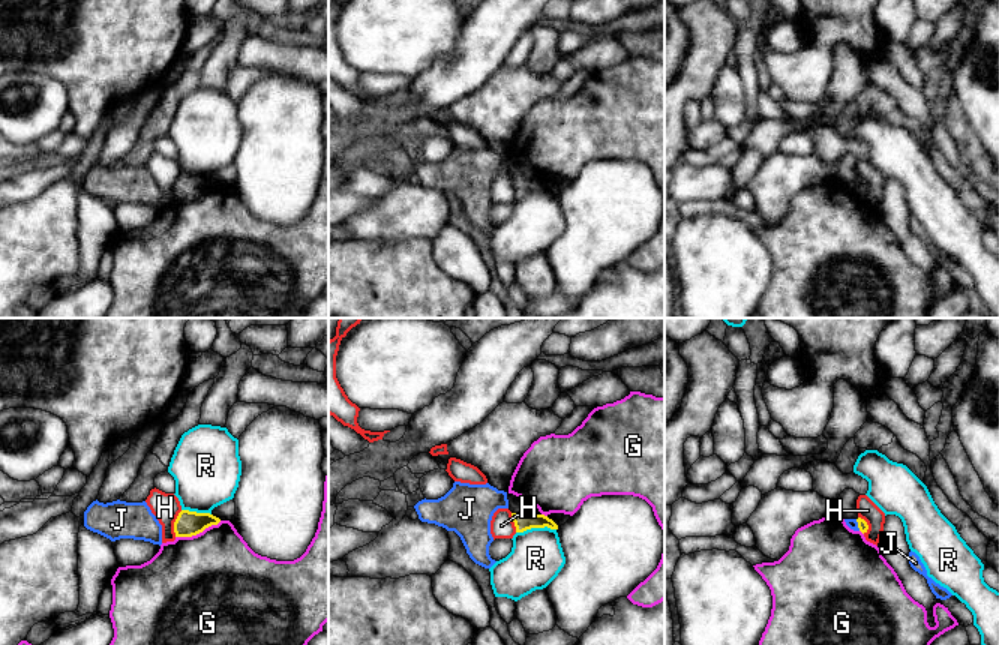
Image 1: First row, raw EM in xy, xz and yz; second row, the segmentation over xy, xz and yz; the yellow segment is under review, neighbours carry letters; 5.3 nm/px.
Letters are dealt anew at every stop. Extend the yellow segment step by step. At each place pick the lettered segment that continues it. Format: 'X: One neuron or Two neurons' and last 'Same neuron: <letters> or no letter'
G: Two neurons
H: Two neurons
J: Two neurons
R: Two neurons
Same neuron: no letter

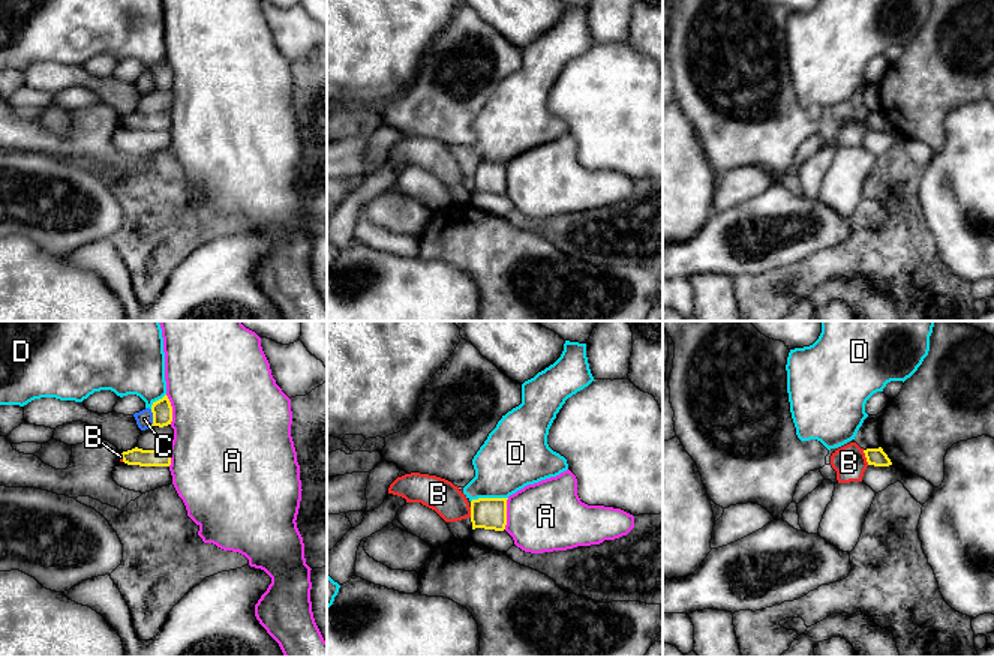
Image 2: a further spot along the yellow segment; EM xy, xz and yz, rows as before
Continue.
A: Two neurons
B: Two neurons
C: Two neurons
D: Two neurons
Same neuron: no letter

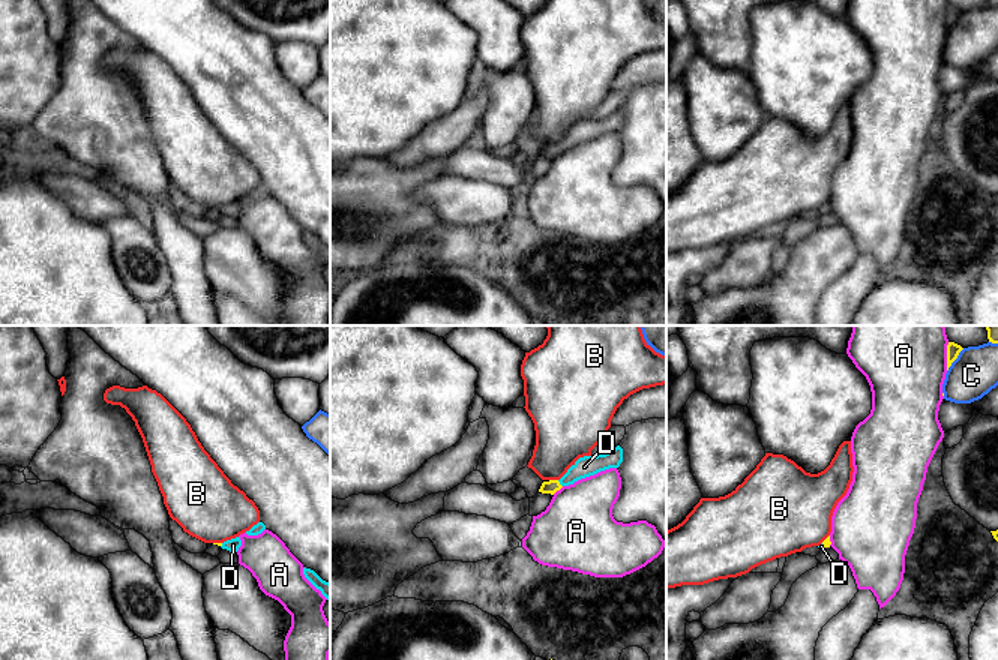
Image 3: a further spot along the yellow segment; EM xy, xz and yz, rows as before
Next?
A: Two neurons
B: Two neurons
C: Two neurons
D: One neuron
Same neuron: D

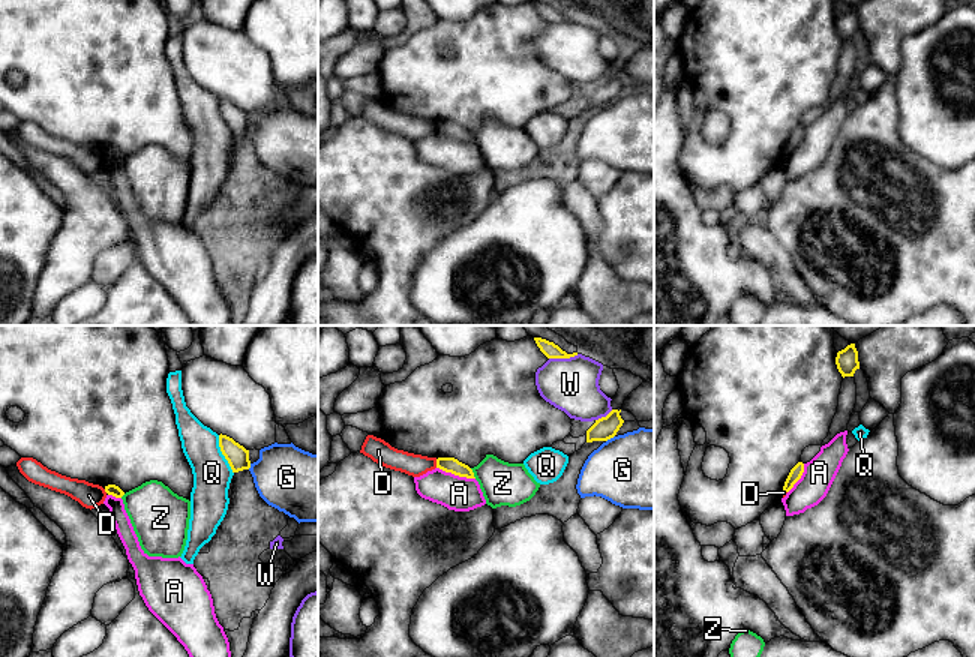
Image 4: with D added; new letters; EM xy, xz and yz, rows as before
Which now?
A: Two neurons
D: Two neurons
G: Two neurons
Q: Two neurons
W: Two neurons
Z: Two neurons
Same neuron: no letter

